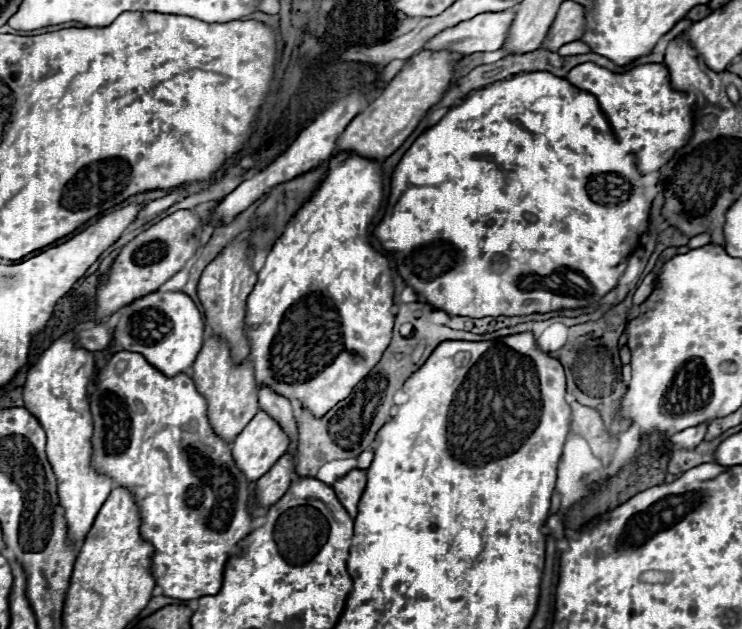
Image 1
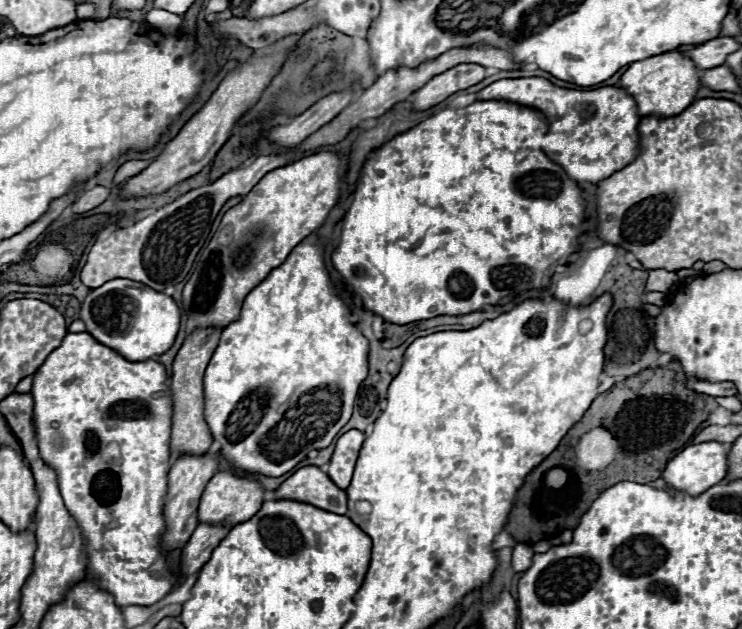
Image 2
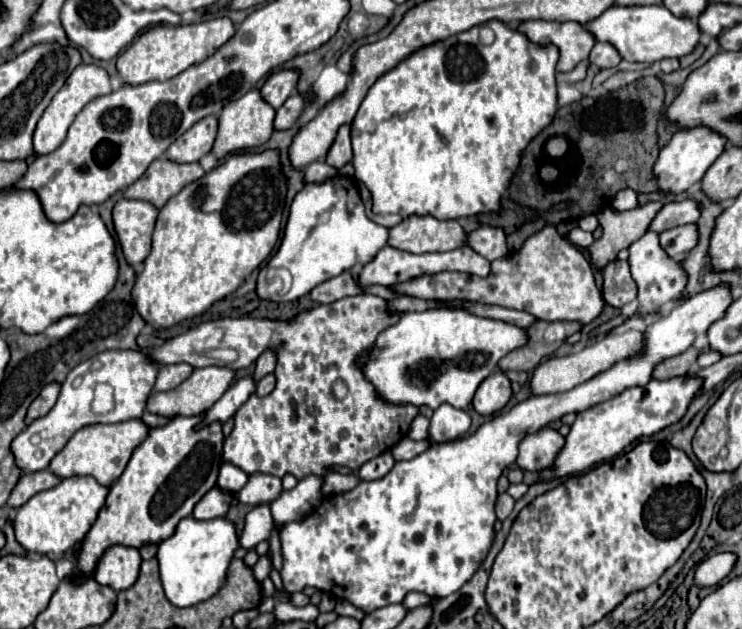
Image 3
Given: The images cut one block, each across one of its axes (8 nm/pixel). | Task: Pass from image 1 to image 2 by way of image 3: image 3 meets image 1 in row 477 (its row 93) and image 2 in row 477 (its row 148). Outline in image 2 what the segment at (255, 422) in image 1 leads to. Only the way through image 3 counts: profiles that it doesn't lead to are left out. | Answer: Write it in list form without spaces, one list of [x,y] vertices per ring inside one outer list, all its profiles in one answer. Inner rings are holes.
[[[218,472],[206,484],[200,506],[198,506],[198,524],[220,524],[220,526],[236,526],[250,520],[264,504],[264,490],[258,480],[248,478],[246,474],[236,472]]]

